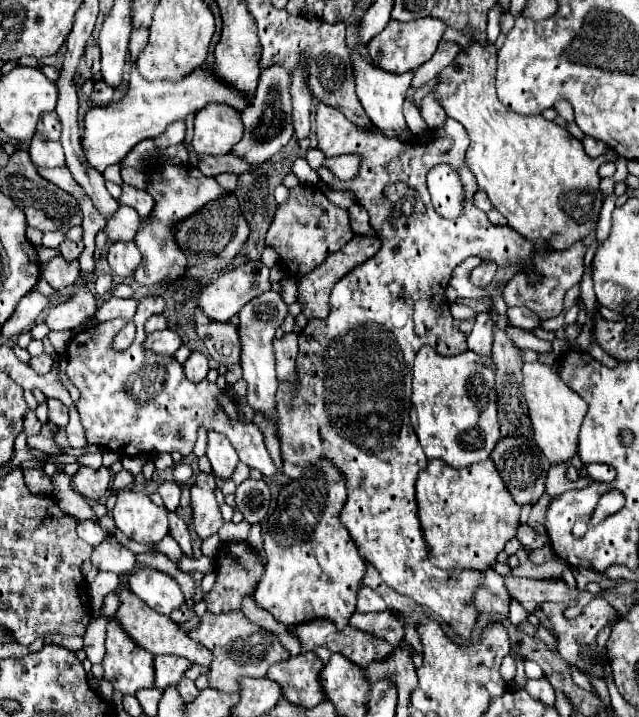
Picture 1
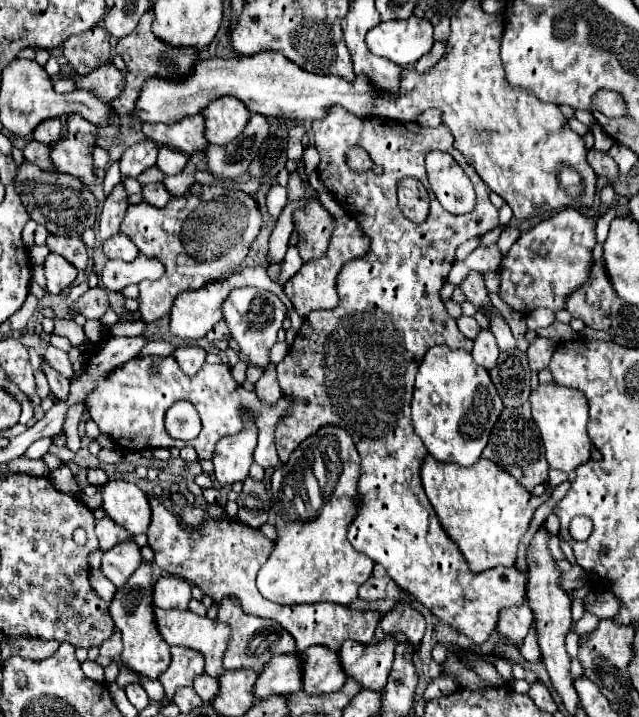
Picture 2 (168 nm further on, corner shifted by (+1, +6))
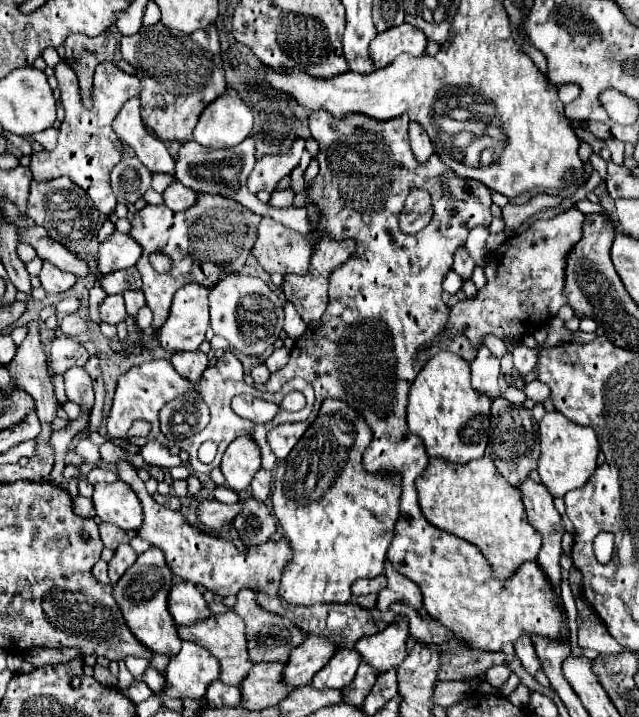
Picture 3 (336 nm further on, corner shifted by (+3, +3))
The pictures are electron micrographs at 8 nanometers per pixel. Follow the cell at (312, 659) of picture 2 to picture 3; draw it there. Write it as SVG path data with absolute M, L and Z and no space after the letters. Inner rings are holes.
M340 649L328 663L326 667L322 667L314 679L312 685L316 689L344 689L346 685L350 685L350 681L356 677L358 665L362 663L362 657L358 657L358 653L354 653L352 649Z

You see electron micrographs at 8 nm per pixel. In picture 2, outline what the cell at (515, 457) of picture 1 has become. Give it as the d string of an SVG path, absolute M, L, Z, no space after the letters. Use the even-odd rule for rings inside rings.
M526 402L520 408L504 408L496 426L492 428L490 440L482 452L484 458L498 464L502 470L506 470L510 476L514 476L526 490L532 490L534 486L548 480L548 462L544 458L544 444L540 438L540 432L532 420L530 404Z

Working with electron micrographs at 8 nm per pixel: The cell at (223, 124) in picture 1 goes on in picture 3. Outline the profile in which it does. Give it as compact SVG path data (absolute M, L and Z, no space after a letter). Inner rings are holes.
M222 93L202 111L192 135L206 149L228 149L242 143L250 133L250 107L238 95Z

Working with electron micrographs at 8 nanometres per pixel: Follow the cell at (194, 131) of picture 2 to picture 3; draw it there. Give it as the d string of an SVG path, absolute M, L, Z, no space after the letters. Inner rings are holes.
M162 23L142 27L132 37L120 41L122 59L136 69L142 83L142 121L162 141L188 141L204 107L226 91L224 65L216 25L198 33L174 33Z

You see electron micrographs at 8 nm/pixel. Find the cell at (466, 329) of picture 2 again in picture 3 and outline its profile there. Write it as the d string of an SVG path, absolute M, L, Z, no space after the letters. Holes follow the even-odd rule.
M486 335L486 337L484 337L484 345L486 345L492 353L496 353L498 357L504 357L506 353L510 353L508 347L506 347L506 343L504 343L502 339L494 337L494 335Z

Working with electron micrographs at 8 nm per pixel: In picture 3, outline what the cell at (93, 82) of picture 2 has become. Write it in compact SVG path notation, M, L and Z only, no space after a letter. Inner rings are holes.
M64 61L56 65L56 79L58 79L58 89L62 93L62 105L66 117L59 128L56 149L32 153L30 171L34 175L34 181L50 181L62 175L70 177L78 187L82 187L88 193L88 197L94 201L100 213L110 215L116 211L118 205L118 199L114 197L110 187L110 171L122 159L124 153L122 141L112 131L112 121L118 115L118 109L128 99L140 93L140 81L136 75L126 75L110 61L100 63L94 75L94 107L84 109L76 73Z

